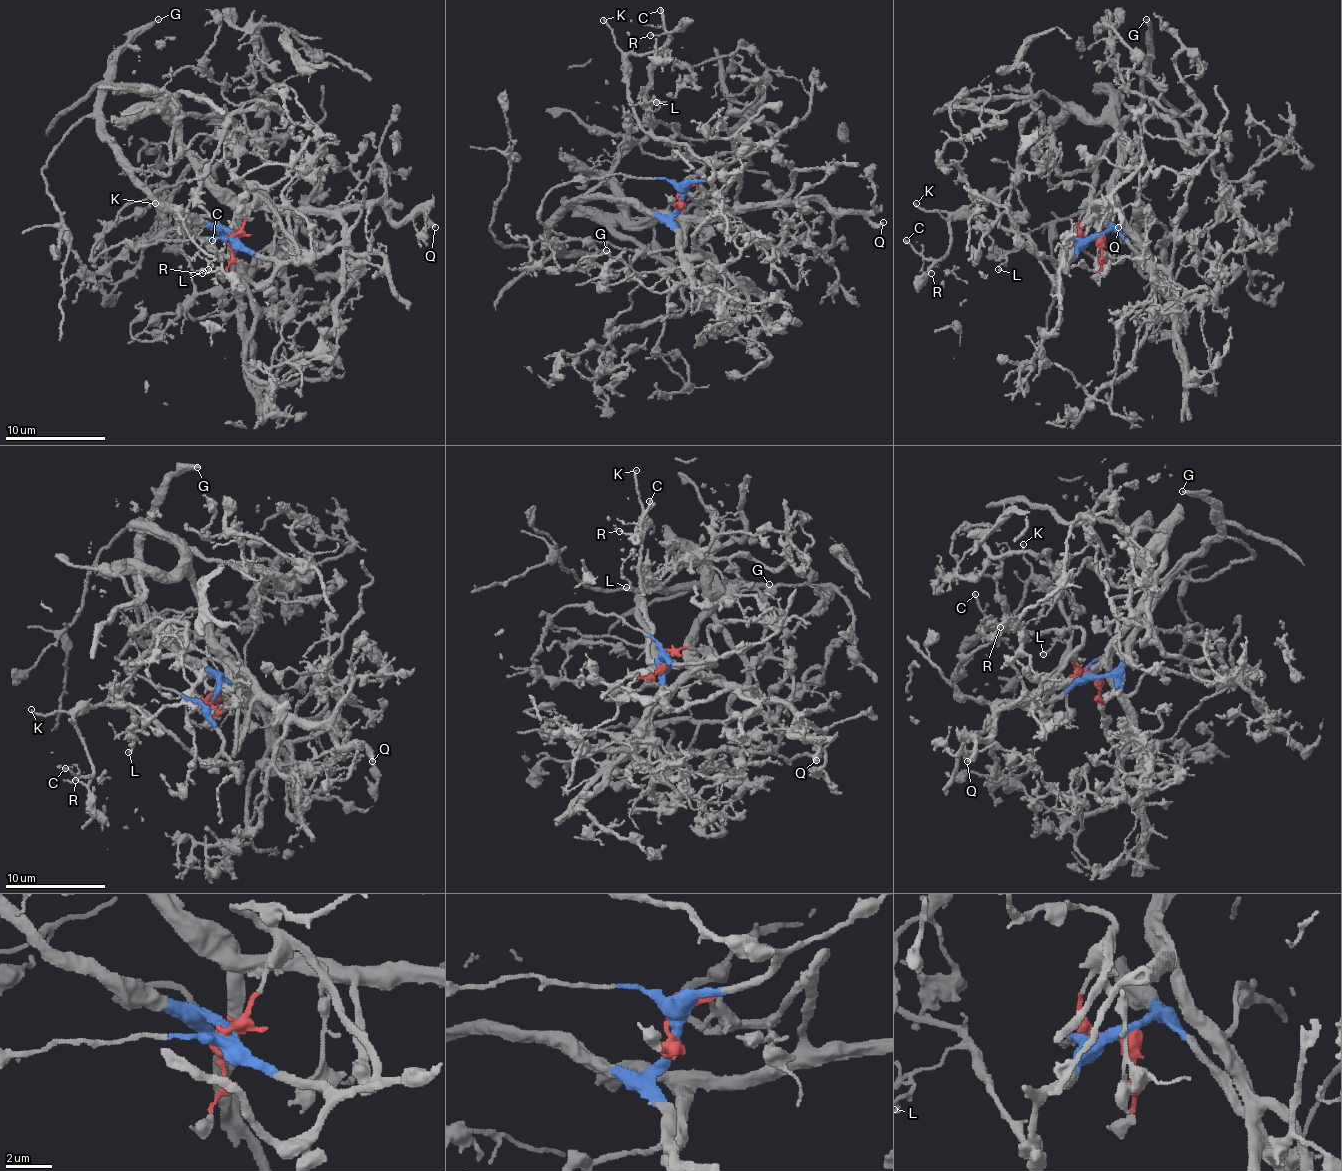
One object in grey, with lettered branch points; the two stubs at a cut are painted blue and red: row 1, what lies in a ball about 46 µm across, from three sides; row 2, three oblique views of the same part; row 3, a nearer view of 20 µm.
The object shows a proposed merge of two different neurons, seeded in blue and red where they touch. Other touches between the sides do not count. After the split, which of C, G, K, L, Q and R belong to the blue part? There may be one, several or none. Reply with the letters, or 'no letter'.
C, G, K, L, R

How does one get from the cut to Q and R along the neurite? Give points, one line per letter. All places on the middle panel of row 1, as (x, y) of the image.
Q: (680, 199), (677, 189), (690, 182), (722, 192), (742, 169), (742, 204), (825, 199), (835, 212), (882, 222)
R: (680, 199), (722, 164), (642, 127), (627, 59), (670, 37), (650, 34)

